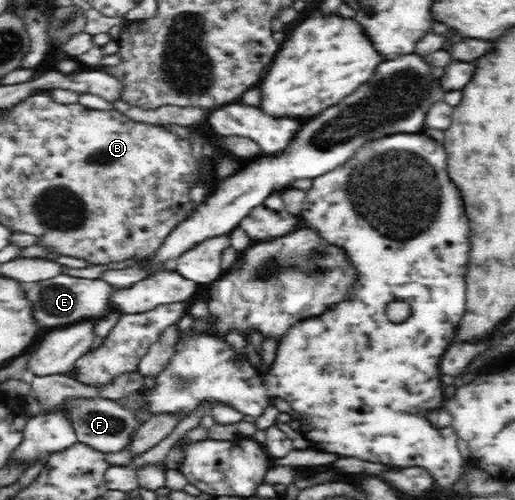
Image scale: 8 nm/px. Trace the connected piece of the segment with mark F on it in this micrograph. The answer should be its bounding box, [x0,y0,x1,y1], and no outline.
[32,394,138,453]

